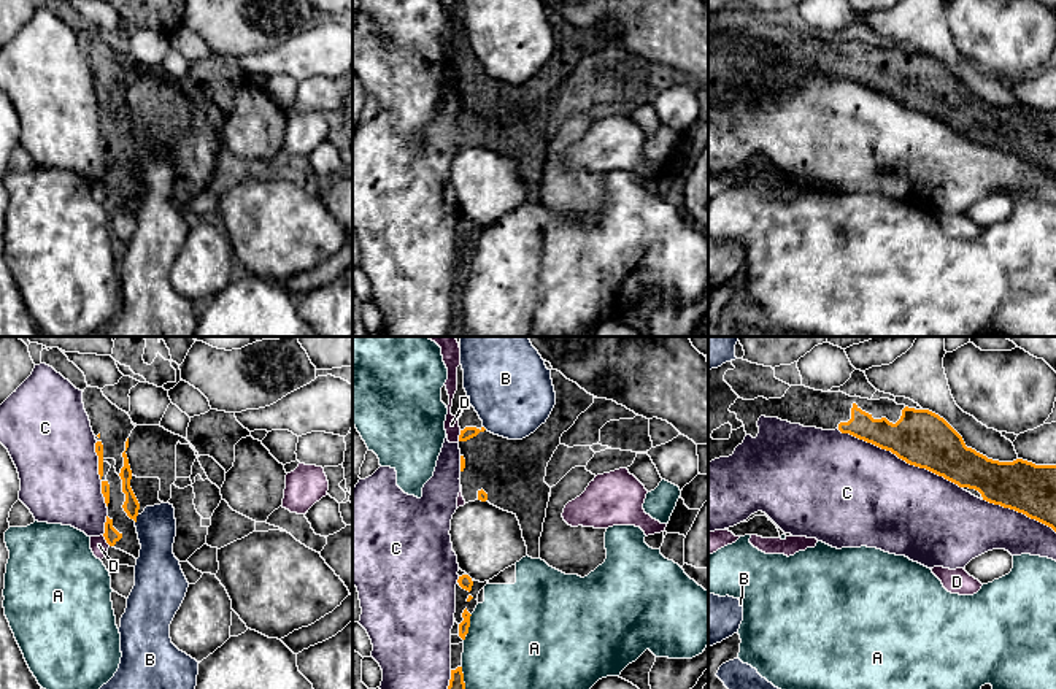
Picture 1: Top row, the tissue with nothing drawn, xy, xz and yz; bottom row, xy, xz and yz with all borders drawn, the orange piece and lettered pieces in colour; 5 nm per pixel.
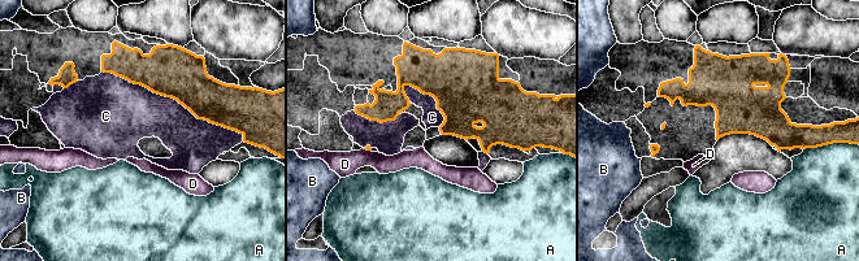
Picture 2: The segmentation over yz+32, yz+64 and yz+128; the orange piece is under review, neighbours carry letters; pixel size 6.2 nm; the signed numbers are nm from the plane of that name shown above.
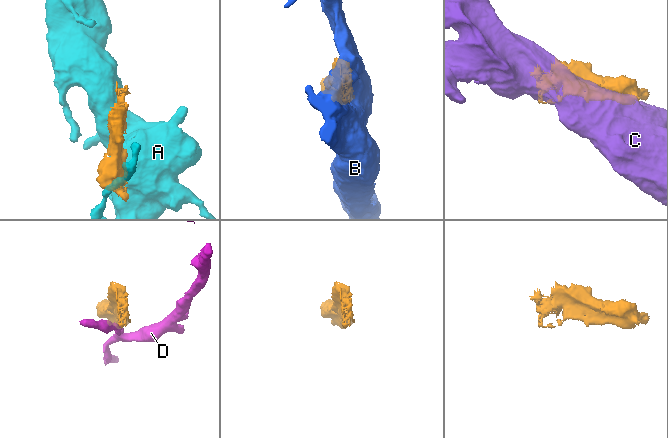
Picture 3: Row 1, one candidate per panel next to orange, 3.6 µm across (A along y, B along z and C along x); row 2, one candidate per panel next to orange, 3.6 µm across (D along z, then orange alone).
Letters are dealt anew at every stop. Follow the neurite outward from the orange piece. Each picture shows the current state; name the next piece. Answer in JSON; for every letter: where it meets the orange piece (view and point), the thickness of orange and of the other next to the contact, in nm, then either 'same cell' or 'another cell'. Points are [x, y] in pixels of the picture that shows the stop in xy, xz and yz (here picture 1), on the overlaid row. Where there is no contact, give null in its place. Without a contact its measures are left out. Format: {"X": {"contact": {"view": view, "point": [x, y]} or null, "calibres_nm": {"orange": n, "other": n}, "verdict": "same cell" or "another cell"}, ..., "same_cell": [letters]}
{"A": {"contact": {"view": "xz", "point": [469, 624]}, "calibres_nm": {"orange": 50, "other": 500}, "verdict": "another cell"}, "B": {"contact": {"view": "xy", "point": [135, 519]}, "calibres_nm": {"orange": 80, "other": 200}, "verdict": "another cell"}, "C": {"contact": {"view": "yz", "point": [899, 458]}, "calibres_nm": {"orange": 280, "other": 500}, "verdict": "another cell"}, "D": {"contact": {"view": "xy", "point": [105, 538]}, "calibres_nm": {"orange": 80, "other": 90}, "verdict": "another cell"}, "same_cell": []}

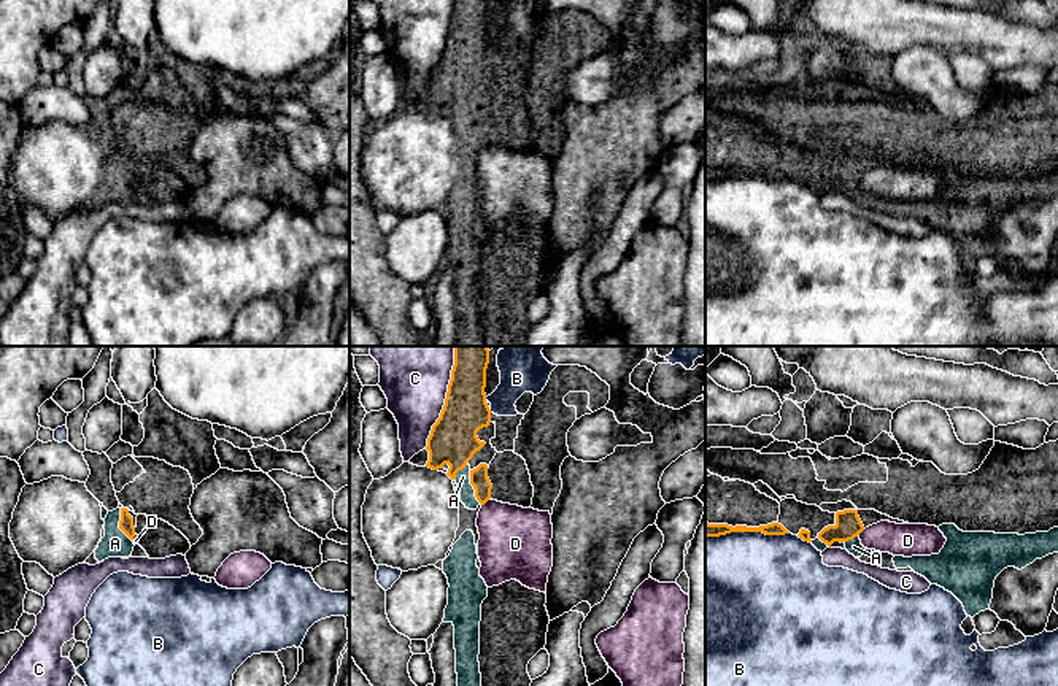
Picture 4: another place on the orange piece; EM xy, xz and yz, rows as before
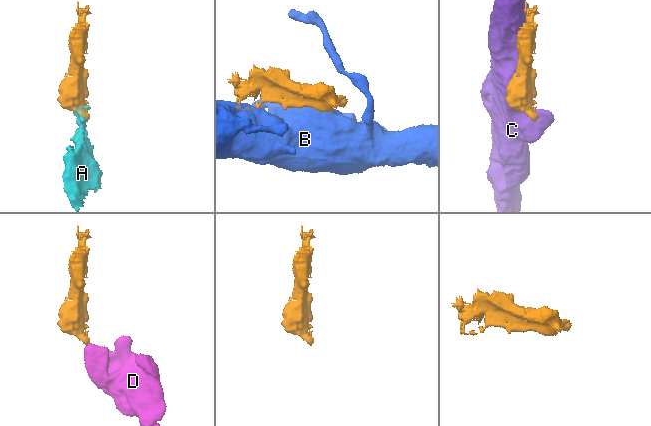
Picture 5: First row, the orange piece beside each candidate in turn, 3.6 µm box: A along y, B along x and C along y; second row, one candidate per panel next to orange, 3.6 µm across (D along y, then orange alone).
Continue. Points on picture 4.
{"A": {"contact": {"view": "xz", "point": [472, 485]}, "calibres_nm": {"orange": 100, "other": 80}, "verdict": "same cell"}, "B": {"contact": {"view": "yz", "point": [747, 531]}, "calibres_nm": {"orange": 70, "other": 500}, "verdict": "another cell"}, "C": {"contact": {"view": "xz", "point": [447, 397]}, "calibres_nm": {"orange": 240, "other": 380}, "verdict": "another cell"}, "D": {"contact": {"view": "xz", "point": [485, 502]}, "calibres_nm": {"orange": 100, "other": 360}, "verdict": "another cell"}, "same_cell": ["A"]}

